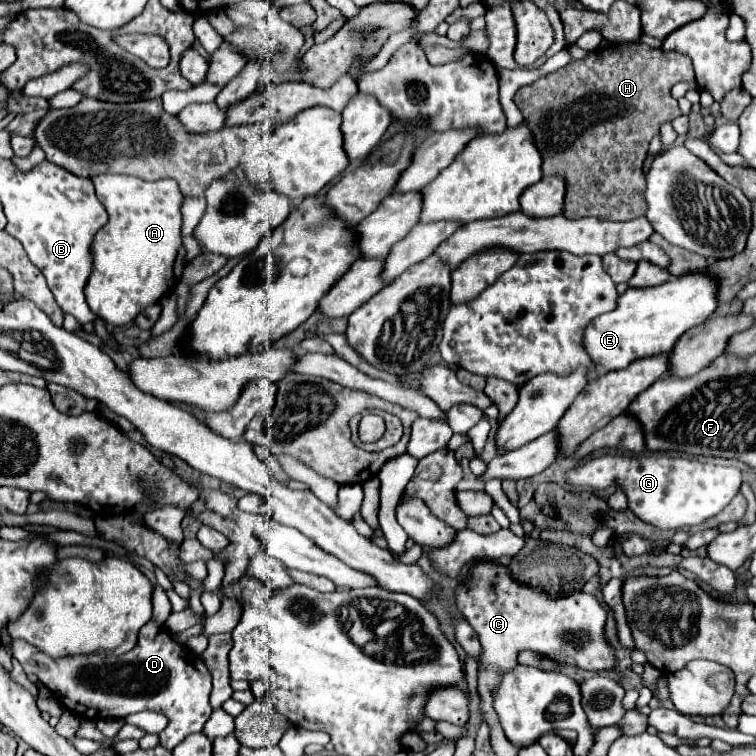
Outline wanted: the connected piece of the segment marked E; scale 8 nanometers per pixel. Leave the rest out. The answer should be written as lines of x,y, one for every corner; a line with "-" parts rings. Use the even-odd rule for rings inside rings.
691,273
649,289
629,287
619,295
613,311
599,315
585,327
583,347
593,363
605,371
623,369
635,359
667,353
687,329
703,323
715,311
715,287
715,279
707,273

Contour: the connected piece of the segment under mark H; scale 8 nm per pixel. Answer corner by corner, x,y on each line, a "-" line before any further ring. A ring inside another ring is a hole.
619,43
599,47
591,51
587,59
569,63
555,73
517,89
513,103
521,109
527,127
531,127
535,145
543,155
543,177
557,175
565,181
565,217
631,221
645,215
643,161
659,127
681,115
677,101
671,97
671,87
679,81
693,81
693,65
687,55
653,49
645,43

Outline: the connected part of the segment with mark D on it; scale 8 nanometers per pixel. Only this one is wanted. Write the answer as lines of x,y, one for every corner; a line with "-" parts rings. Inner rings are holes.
147,623
139,631
137,645
123,655
75,655
67,659
47,659
43,651
31,647
27,641
13,641
13,657
23,665
25,673
35,673
39,681
55,695
55,699
69,711
85,717
85,719
113,719
127,717
139,711
157,711
169,719
169,725
159,733
159,745
173,751
187,735
199,733
205,727
205,721
211,715
211,673
207,671
203,659
195,655
189,647
177,643
163,627
157,623

